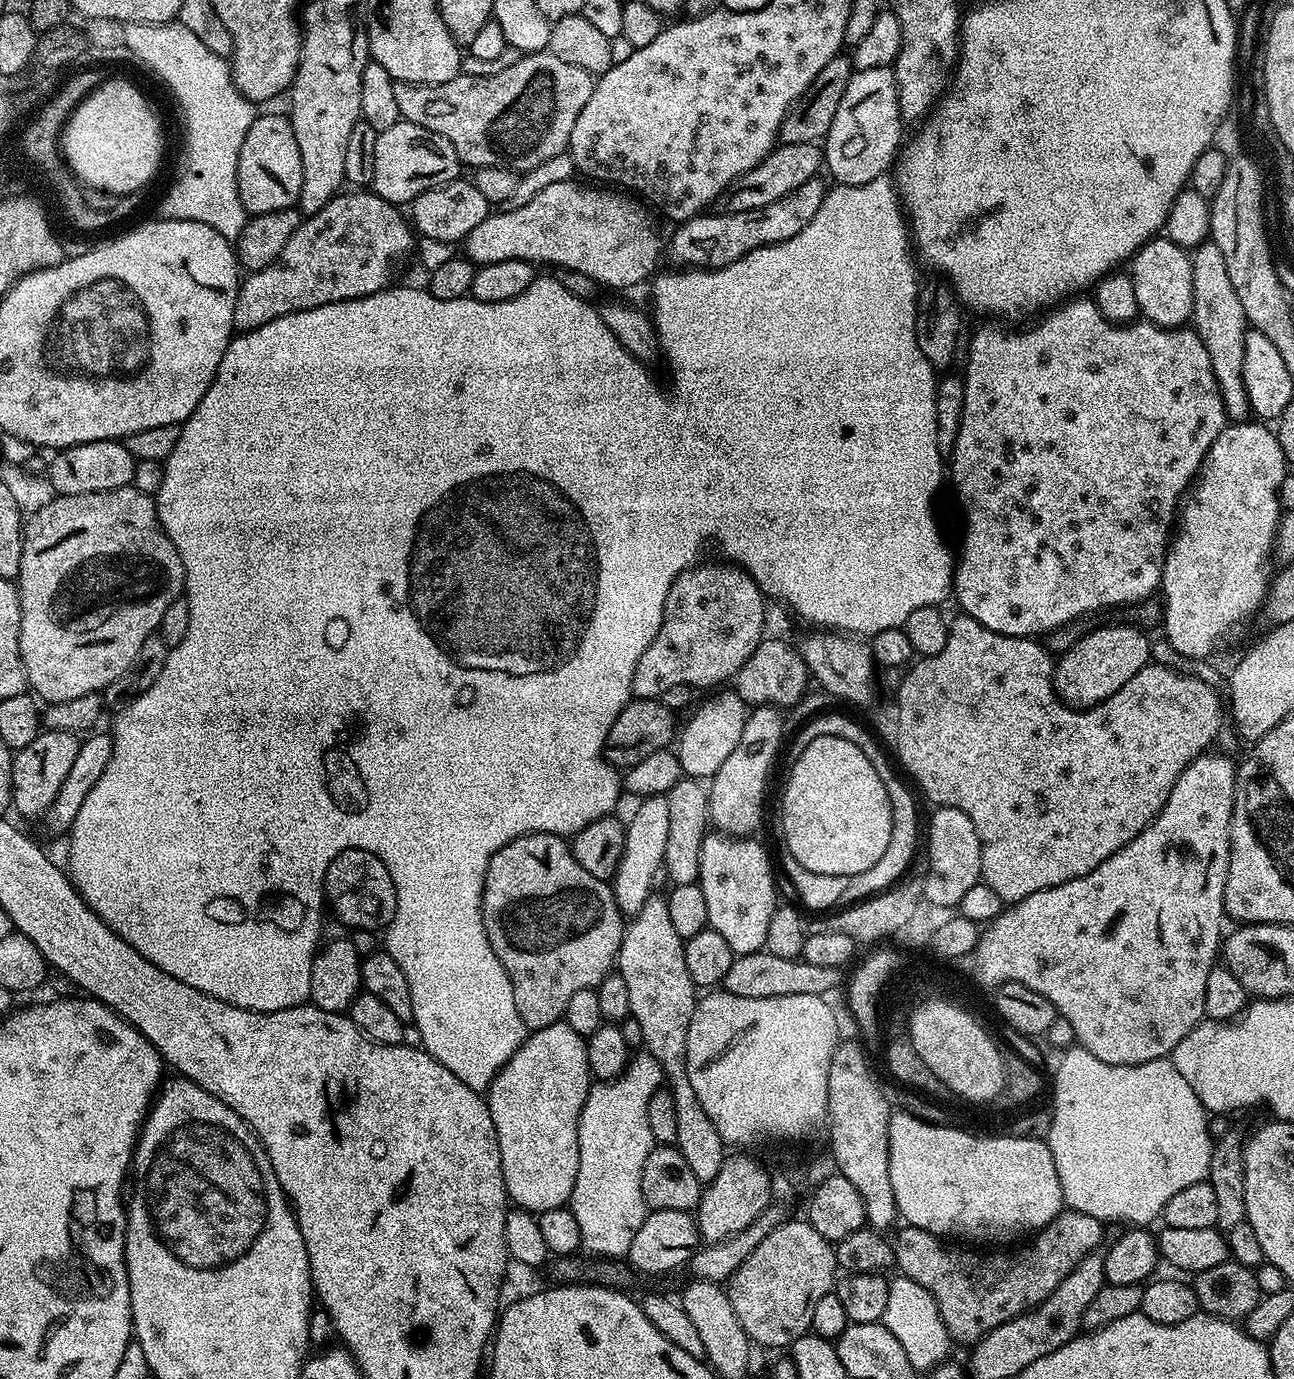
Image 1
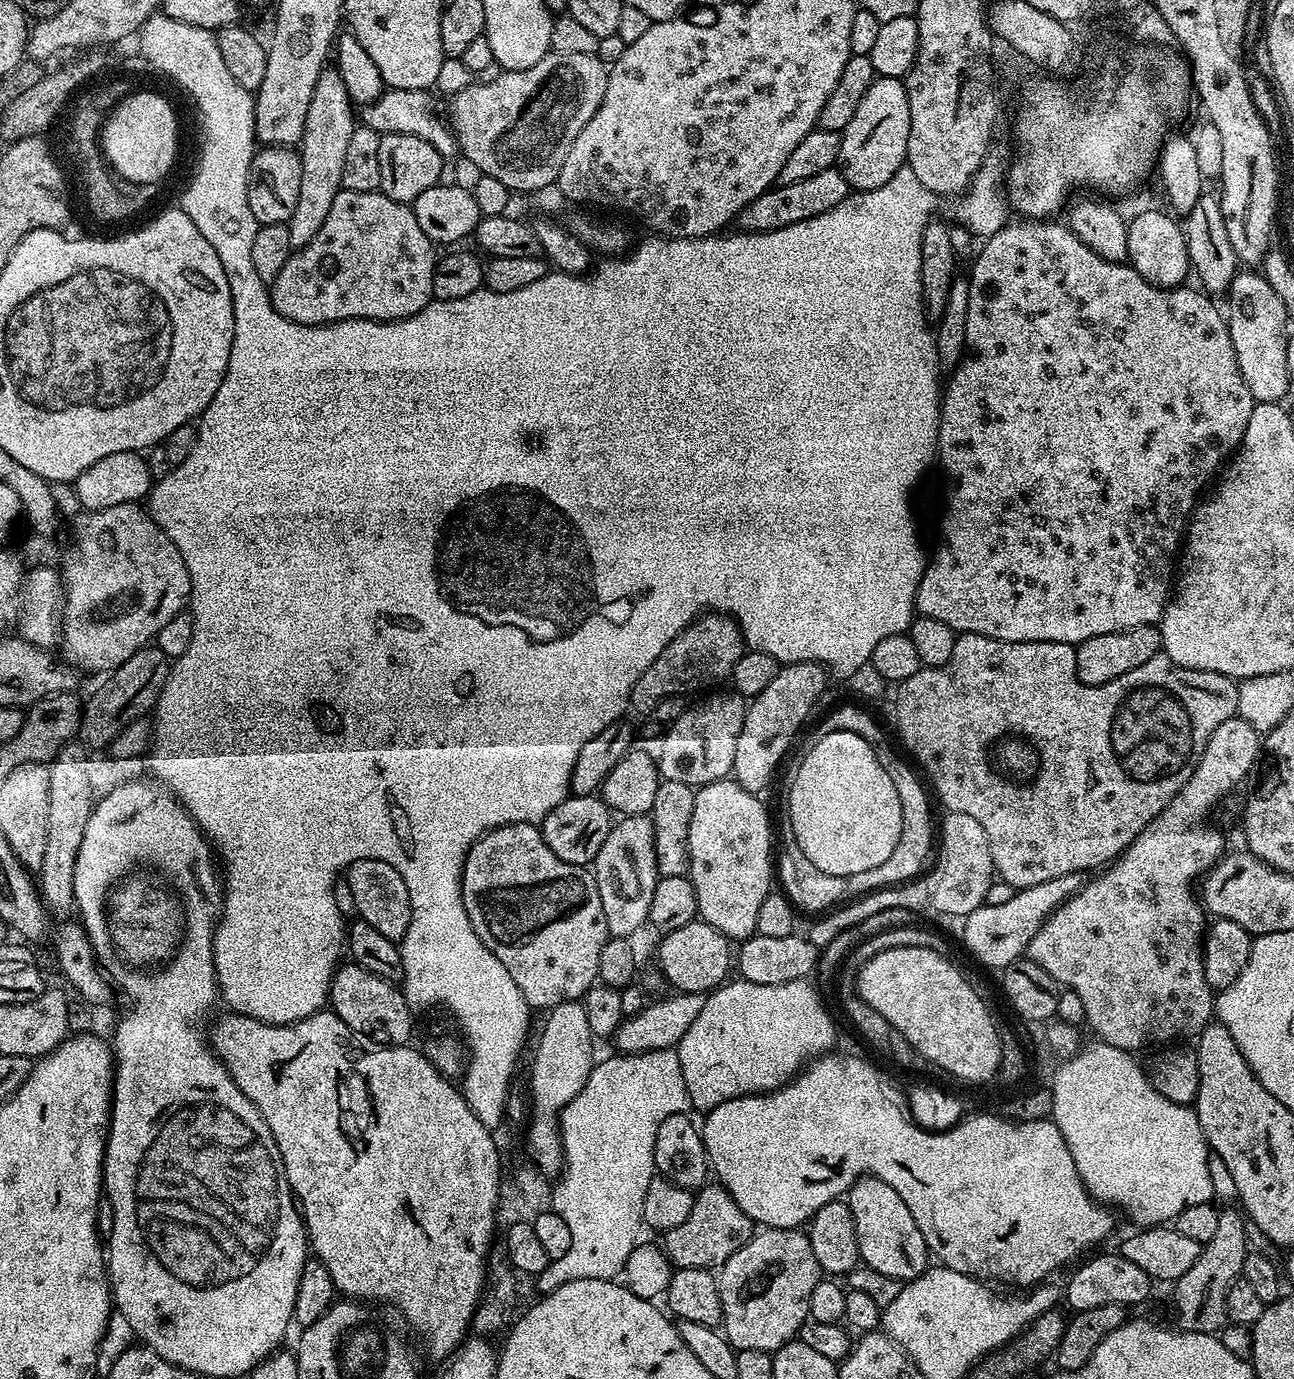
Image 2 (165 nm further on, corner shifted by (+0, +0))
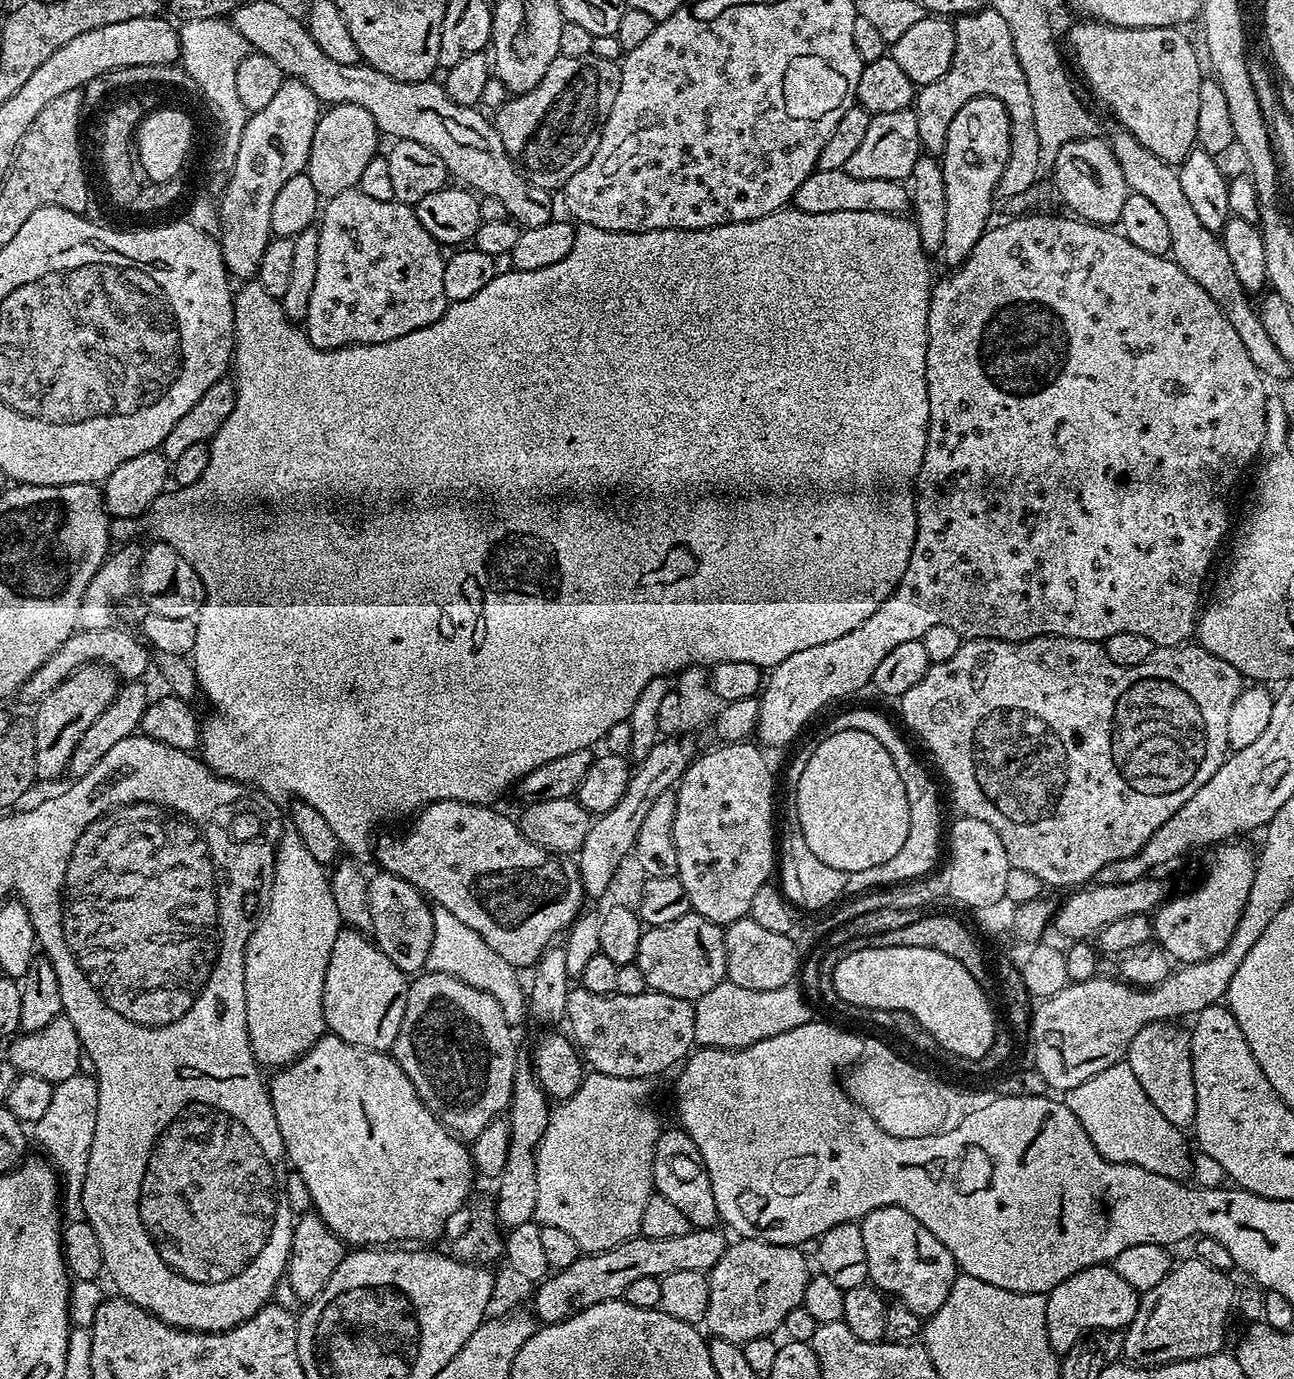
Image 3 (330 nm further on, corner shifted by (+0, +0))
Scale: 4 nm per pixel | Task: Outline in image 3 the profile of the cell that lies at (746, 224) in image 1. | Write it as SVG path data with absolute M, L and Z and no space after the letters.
M844 169L816 170L798 186L791 203L806 214L838 214L842 210L870 210L886 214L904 214L910 208L910 192L899 180L854 178Z

